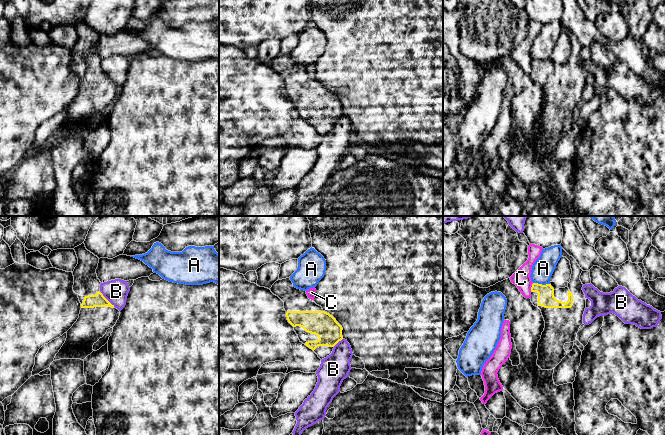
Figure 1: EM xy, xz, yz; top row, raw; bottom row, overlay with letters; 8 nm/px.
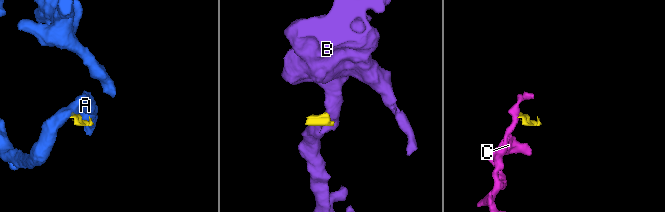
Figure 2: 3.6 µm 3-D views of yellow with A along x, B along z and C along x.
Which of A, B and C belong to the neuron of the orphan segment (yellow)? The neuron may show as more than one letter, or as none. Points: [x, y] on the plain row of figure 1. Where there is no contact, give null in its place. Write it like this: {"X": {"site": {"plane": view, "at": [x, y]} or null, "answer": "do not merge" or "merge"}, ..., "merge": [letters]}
{"A": {"site": {"plane": "yz", "at": [541, 60]}, "answer": "do not merge"}, "B": {"site": {"plane": "xy", "at": [106, 75]}, "answer": "do not merge"}, "C": {"site": {"plane": "yz", "at": [531, 63]}, "answer": "do not merge"}, "merge": []}

